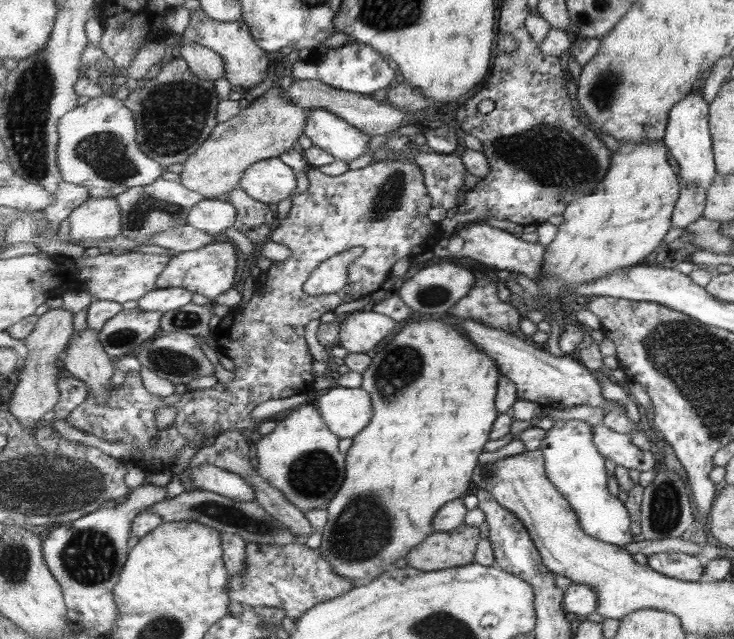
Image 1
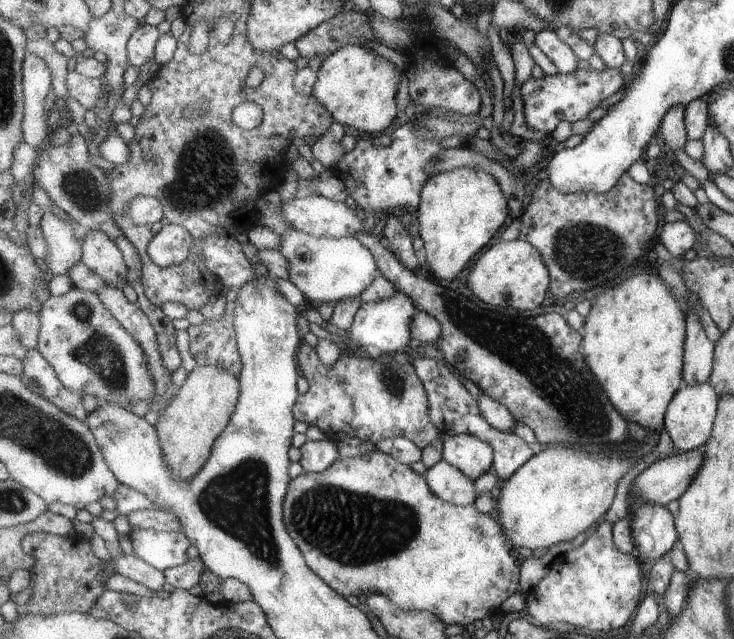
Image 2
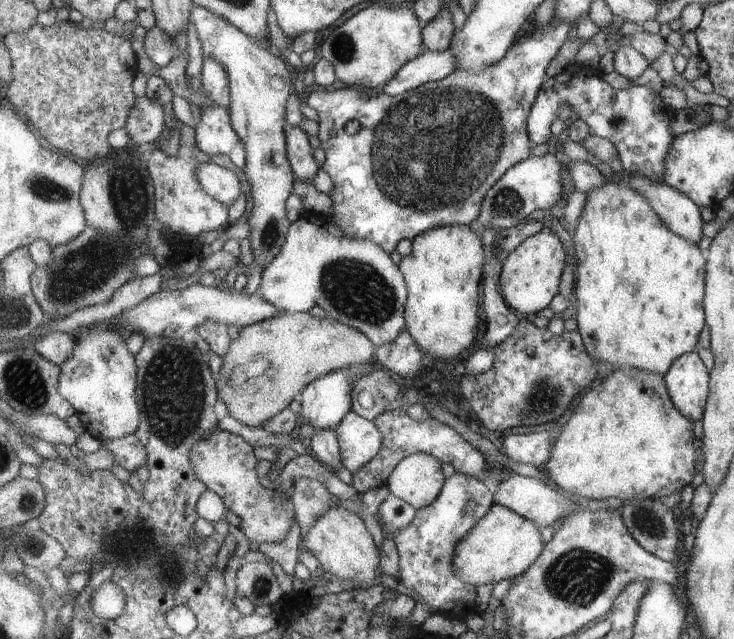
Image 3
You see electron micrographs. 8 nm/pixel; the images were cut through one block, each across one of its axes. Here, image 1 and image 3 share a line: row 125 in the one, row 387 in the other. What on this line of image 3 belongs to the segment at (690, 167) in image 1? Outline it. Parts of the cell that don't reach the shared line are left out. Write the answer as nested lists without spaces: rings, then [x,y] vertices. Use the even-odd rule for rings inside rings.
[[[698,351],[675,360],[665,374],[669,396],[689,420],[703,420],[710,395],[710,369]]]

